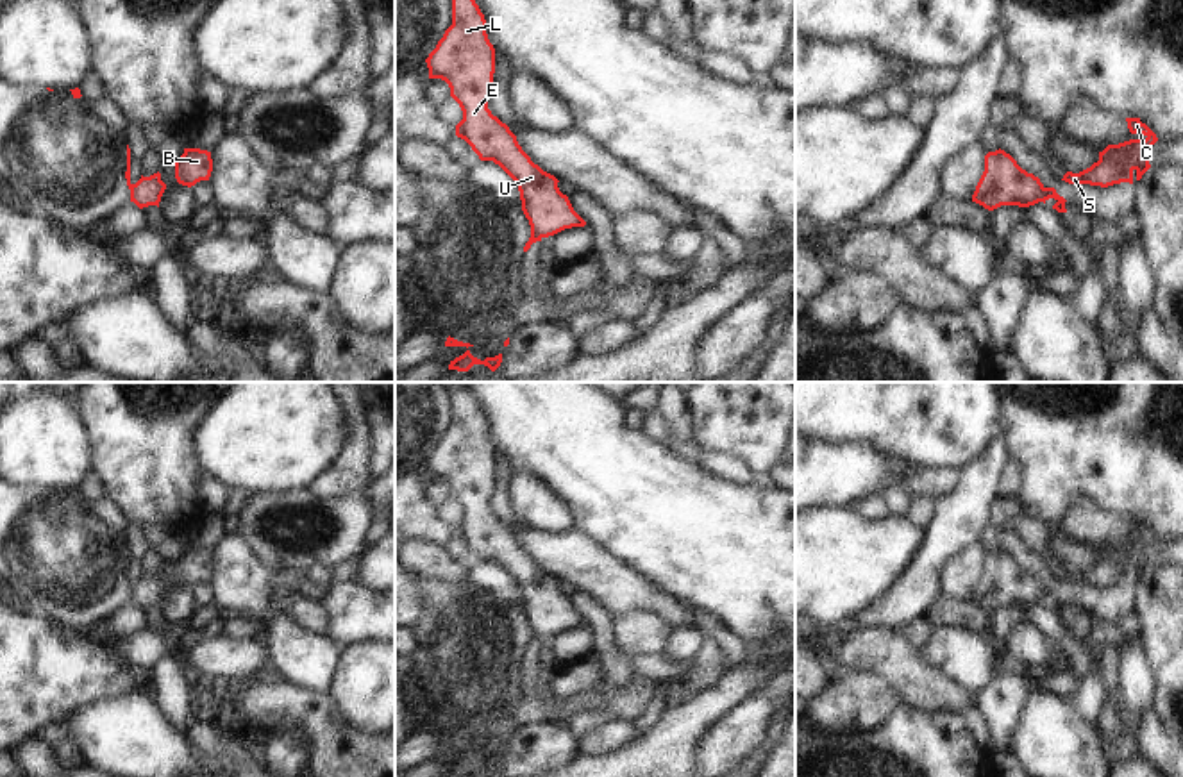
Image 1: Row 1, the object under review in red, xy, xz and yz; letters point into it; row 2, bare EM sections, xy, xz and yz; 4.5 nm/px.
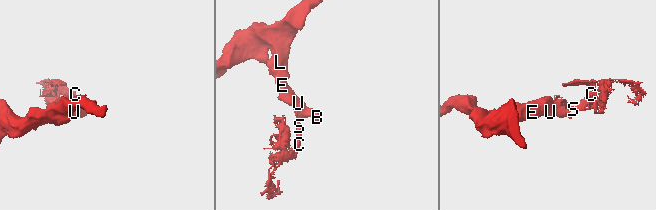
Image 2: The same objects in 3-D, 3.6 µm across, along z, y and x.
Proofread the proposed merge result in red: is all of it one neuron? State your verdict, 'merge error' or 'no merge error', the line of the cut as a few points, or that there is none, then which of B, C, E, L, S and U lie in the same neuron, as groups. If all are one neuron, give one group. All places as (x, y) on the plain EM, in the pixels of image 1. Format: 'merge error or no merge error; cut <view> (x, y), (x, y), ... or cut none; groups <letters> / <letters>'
merge error; cut xy (131, 584), (134, 601); groups B E L U / C S

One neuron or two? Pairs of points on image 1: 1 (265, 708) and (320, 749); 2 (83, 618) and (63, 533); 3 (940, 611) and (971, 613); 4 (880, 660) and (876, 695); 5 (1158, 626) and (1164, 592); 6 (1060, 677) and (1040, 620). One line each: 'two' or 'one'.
1: one
2: one
3: one
4: two
5: one
6: two

